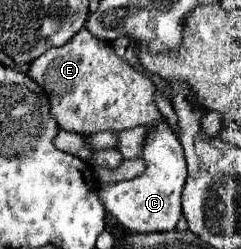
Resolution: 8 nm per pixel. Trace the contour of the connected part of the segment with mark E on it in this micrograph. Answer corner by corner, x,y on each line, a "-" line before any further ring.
81,29
63,47
53,47
37,57
27,75
47,93
51,115
57,125
71,133
91,135
97,131
123,131
161,119
153,101
153,81
137,73
115,55
111,45
105,45
87,29

